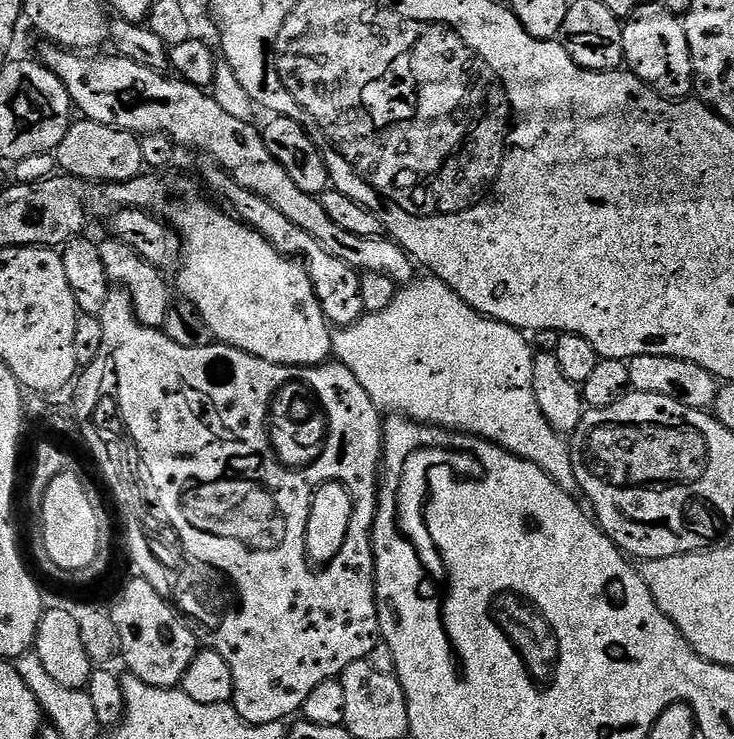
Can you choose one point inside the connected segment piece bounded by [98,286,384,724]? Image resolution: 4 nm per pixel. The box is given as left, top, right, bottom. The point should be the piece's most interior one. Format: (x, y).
(205, 418)

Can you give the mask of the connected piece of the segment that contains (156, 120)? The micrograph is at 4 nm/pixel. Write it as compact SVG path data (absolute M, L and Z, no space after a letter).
M44 42L40 48L39 59L57 76L62 86L66 86L75 111L83 119L140 136L161 132L181 149L193 148L196 152L204 152L200 154L216 161L232 175L238 186L258 194L258 198L266 198L274 210L290 218L294 226L306 230L306 234L310 234L310 238L314 238L314 242L334 258L342 258L342 262L354 266L361 273L381 272L397 282L413 279L414 261L395 240L383 235L358 238L358 234L350 234L342 230L342 226L334 226L319 199L298 190L290 174L278 166L274 154L266 150L261 129L255 128L255 123L226 114L212 94L187 84L185 80L138 66L138 62L130 62L119 54L96 55L100 54L81 54L51 42Z

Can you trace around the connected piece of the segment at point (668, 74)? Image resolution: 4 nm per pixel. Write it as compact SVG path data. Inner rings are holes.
M646 2L627 17L624 24L624 63L633 76L669 100L685 99L693 91L692 59L684 21L670 14L663 3Z

